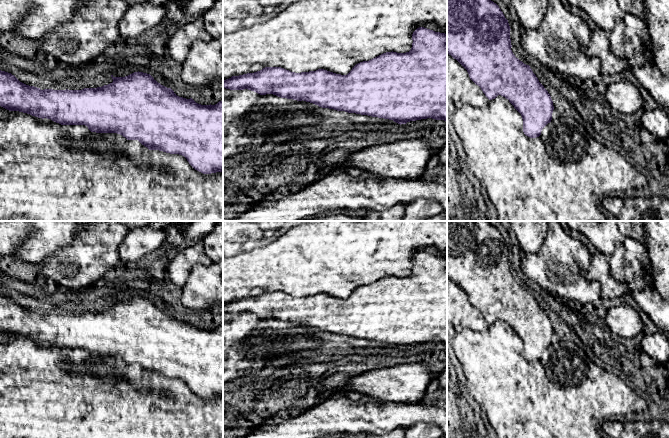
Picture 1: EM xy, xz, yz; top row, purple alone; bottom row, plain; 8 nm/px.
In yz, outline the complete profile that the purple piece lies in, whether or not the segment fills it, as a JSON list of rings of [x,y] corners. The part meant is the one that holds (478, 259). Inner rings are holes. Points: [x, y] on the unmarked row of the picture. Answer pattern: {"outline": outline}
{"outline": [[[447,221],[447,278],[467,294],[489,324],[498,319],[508,323],[522,340],[524,358],[536,362],[552,344],[553,325],[530,290],[513,278],[510,254],[499,230],[488,221]]]}

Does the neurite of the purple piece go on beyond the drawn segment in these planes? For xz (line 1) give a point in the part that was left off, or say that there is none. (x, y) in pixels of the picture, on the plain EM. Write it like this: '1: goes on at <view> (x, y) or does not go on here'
1: does not go on here

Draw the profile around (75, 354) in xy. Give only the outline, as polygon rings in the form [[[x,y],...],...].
[[[0,330],[0,438],[223,438],[223,395],[203,398],[179,378],[149,374],[117,357],[91,356],[85,349],[61,349]]]

